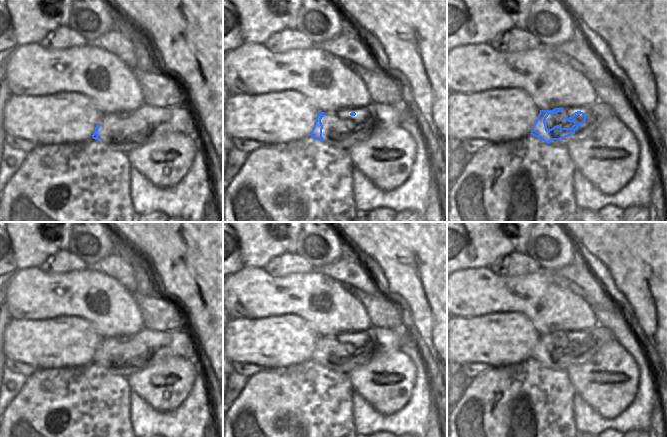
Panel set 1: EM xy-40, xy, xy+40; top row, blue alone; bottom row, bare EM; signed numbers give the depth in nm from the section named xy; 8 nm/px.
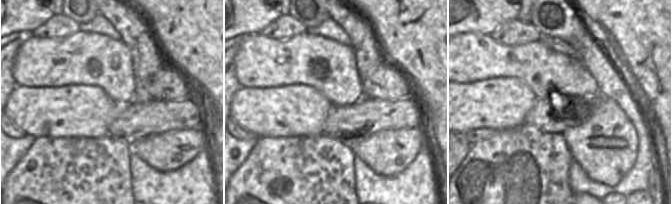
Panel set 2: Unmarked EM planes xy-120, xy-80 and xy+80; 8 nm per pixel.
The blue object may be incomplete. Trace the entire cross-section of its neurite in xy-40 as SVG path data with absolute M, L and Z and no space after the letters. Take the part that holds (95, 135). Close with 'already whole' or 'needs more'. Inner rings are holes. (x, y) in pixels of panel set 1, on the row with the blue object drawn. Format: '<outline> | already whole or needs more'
M142 104L129 114L102 114L92 138L127 154L153 136L171 132L190 136L194 130L195 122L187 105L161 108Z | needs more

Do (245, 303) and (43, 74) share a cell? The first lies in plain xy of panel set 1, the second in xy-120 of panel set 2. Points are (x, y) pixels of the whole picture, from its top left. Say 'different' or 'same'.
same

